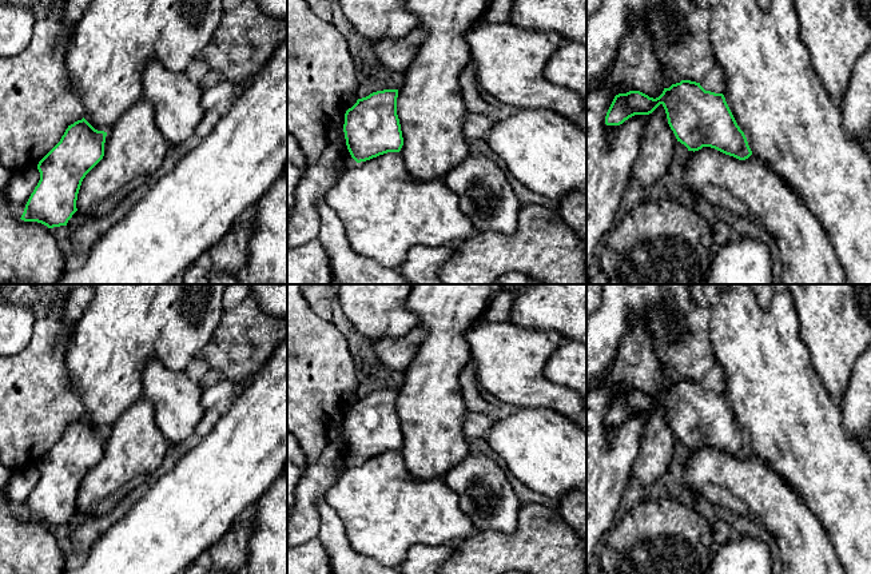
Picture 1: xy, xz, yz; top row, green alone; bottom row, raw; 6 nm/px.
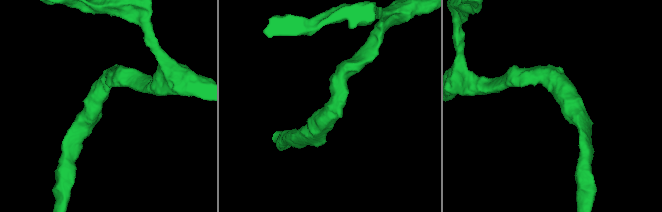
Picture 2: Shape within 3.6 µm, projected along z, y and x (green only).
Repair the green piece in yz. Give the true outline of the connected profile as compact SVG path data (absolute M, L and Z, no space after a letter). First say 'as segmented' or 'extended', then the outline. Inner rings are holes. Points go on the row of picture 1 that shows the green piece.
as segmented | M691 80L664 88L656 99L640 91L616 95L606 112L605 124L620 125L635 115L649 115L660 104L677 141L688 151L711 147L739 160L752 155L724 95L705 91L700 83Z

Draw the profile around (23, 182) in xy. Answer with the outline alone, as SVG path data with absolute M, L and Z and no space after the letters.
M37 166L21 168L12 172L11 180L5 190L5 198L12 214L21 218L25 204L40 180Z

